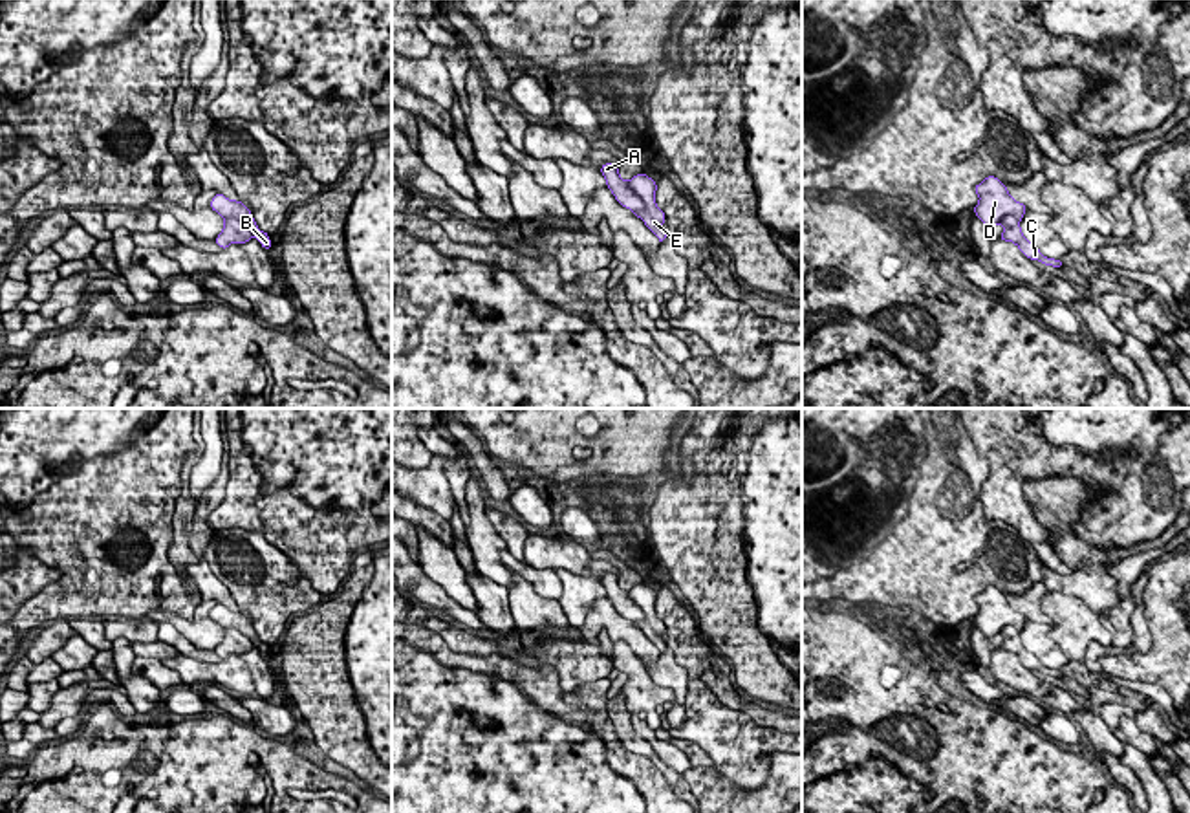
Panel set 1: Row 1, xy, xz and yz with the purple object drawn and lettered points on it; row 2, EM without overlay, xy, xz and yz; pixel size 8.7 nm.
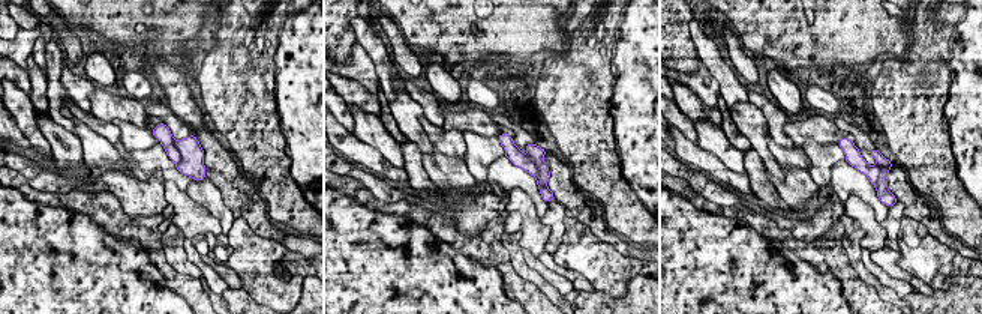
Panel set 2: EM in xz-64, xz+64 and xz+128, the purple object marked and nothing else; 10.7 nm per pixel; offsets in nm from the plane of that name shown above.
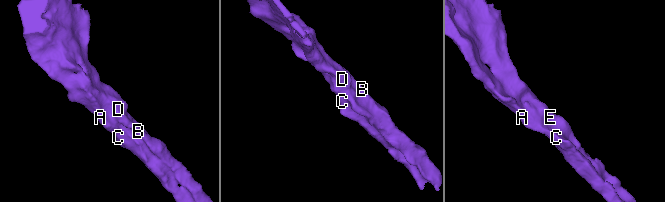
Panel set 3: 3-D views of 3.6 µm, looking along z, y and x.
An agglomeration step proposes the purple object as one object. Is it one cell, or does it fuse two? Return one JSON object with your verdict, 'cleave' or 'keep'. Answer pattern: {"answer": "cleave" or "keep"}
{"answer": "cleave"}

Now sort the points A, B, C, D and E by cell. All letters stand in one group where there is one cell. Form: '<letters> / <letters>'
A C / B D E

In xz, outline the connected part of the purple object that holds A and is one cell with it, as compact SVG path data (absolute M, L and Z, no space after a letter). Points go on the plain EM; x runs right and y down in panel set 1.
M604 573L600 582L606 588L608 599L622 617L633 623L643 621L643 610L628 597L628 591L619 586L617 573Z

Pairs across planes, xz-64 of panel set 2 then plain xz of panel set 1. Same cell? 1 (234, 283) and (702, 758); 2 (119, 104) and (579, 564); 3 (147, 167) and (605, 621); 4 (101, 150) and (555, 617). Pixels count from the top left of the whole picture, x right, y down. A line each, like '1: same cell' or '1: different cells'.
1: same cell
2: same cell
3: same cell
4: same cell

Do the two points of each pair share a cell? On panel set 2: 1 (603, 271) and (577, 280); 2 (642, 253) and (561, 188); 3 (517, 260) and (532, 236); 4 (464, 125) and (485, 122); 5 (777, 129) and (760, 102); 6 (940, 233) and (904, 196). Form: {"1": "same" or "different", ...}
{"1": "different", "2": "same", "3": "different", "4": "same", "5": "same", "6": "same"}

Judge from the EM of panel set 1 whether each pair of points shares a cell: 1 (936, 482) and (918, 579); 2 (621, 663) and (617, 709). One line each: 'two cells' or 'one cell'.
1: one cell
2: two cells

